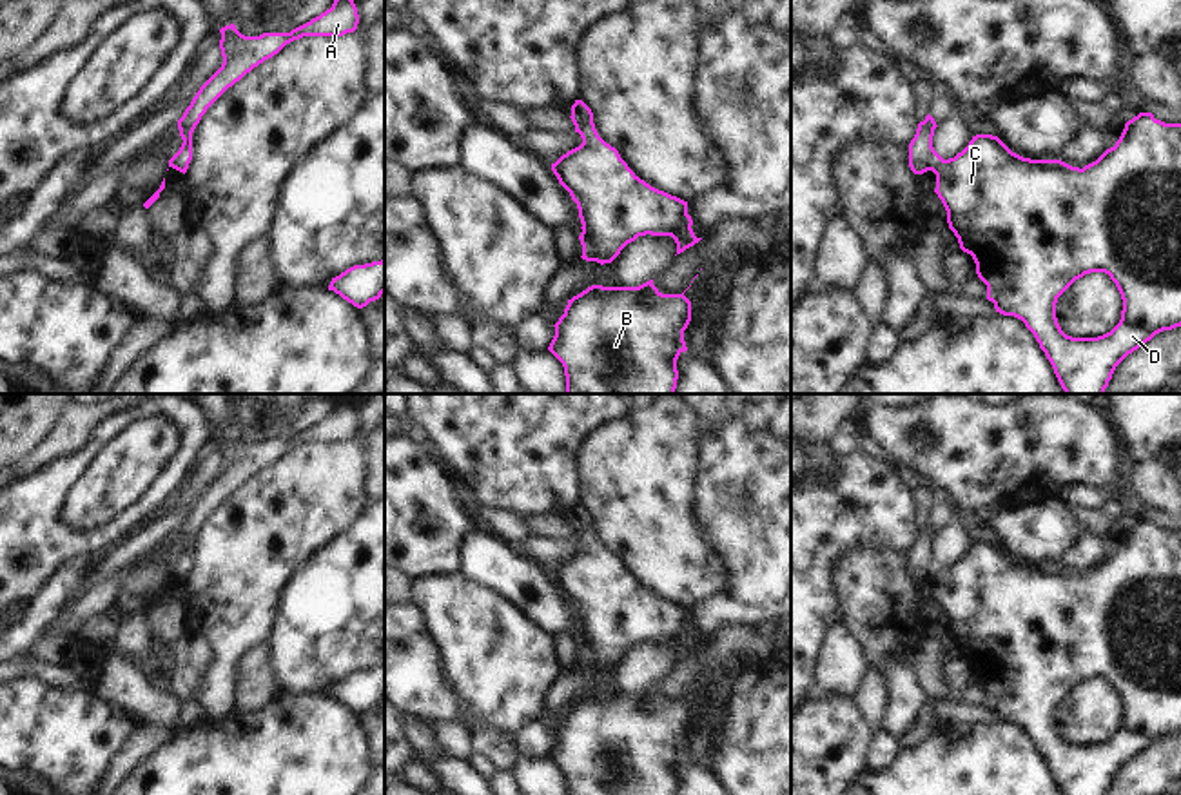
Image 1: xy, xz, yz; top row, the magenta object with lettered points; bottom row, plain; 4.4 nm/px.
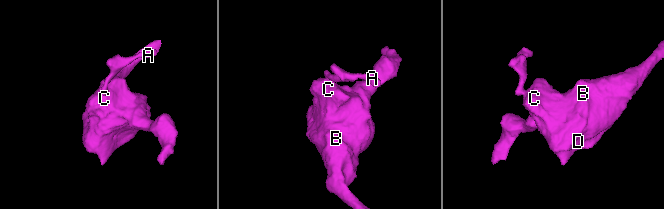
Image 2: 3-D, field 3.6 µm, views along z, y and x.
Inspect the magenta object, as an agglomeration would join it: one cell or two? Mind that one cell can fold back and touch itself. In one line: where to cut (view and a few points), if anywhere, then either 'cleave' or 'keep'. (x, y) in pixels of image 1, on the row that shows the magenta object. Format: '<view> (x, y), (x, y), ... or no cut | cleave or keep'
no cut | keep

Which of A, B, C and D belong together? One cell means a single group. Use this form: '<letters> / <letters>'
A B C D

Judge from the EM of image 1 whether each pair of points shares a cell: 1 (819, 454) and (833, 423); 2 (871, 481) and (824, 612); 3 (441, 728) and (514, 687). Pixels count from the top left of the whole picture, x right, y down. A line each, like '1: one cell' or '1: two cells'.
1: two cells
2: one cell
3: two cells

